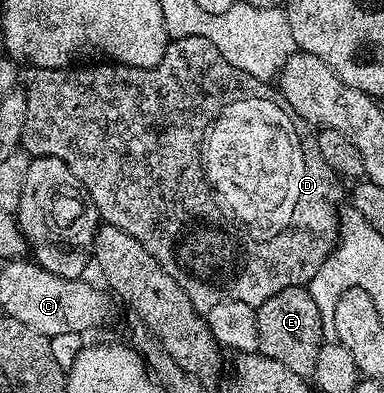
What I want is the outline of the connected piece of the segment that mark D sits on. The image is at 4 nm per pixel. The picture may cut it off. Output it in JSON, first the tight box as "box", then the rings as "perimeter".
{"box":[21,34,345,312],"perimeter":[[[188,34],[168,41],[165,56],[161,56],[161,64],[148,70],[118,64],[87,64],[82,68],[38,71],[34,75],[36,78],[25,86],[27,103],[21,143],[22,149],[31,158],[44,158],[46,154],[51,154],[67,165],[80,186],[87,189],[100,219],[108,226],[116,226],[129,232],[133,240],[141,243],[153,256],[153,260],[157,260],[157,264],[161,264],[161,268],[165,268],[165,272],[169,272],[169,276],[177,280],[181,292],[185,292],[185,296],[189,298],[189,304],[193,304],[193,308],[200,312],[206,312],[213,308],[213,304],[221,304],[225,300],[237,300],[241,304],[257,308],[265,300],[269,300],[269,296],[277,296],[277,292],[285,288],[306,287],[310,284],[339,240],[339,201],[342,198],[344,201],[345,198],[344,183],[333,172],[333,168],[325,164],[318,141],[311,140],[307,146],[299,131],[300,123],[282,101],[274,102],[271,98],[235,98],[232,102],[226,102],[219,98],[215,91],[215,72],[207,66],[207,57],[212,57],[212,54],[209,40],[196,34]]]}

